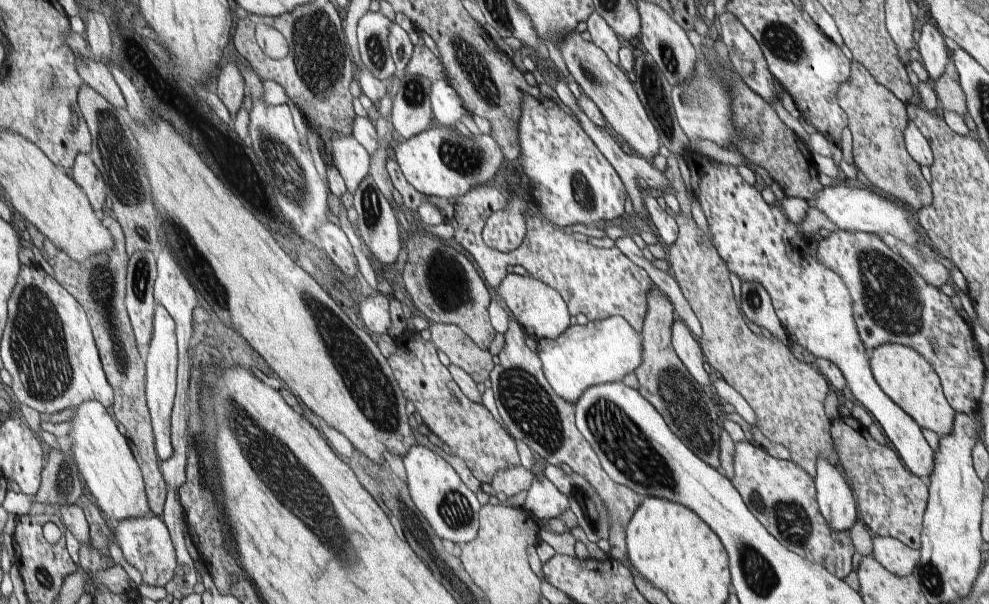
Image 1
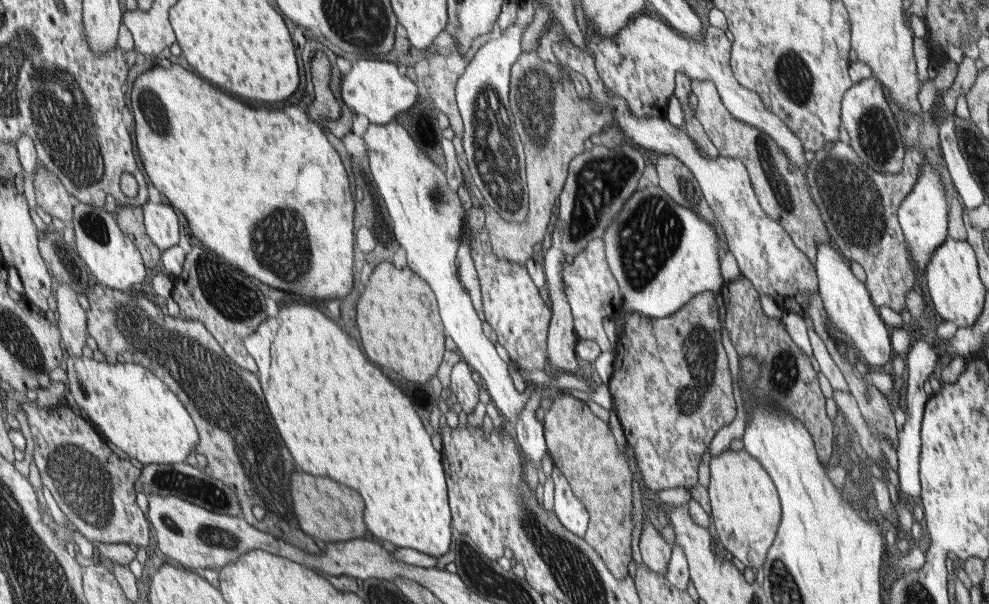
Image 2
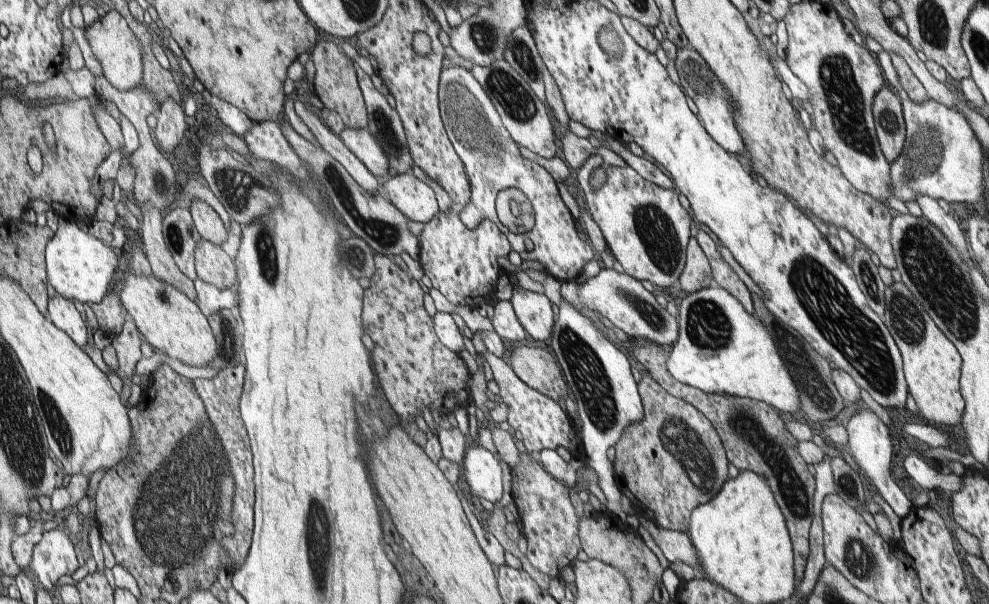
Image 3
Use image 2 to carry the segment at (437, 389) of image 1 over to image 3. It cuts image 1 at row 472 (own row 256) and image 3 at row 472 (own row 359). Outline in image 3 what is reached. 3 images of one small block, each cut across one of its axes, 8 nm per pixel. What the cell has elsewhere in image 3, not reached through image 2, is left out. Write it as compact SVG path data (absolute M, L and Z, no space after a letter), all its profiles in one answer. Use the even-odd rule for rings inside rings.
M519 448L519 462L511 468L511 496L521 516L521 530L527 538L525 558L529 566L545 572L549 578L559 578L559 570L575 560L579 546L579 520L567 490L559 480L543 470L535 456Z

